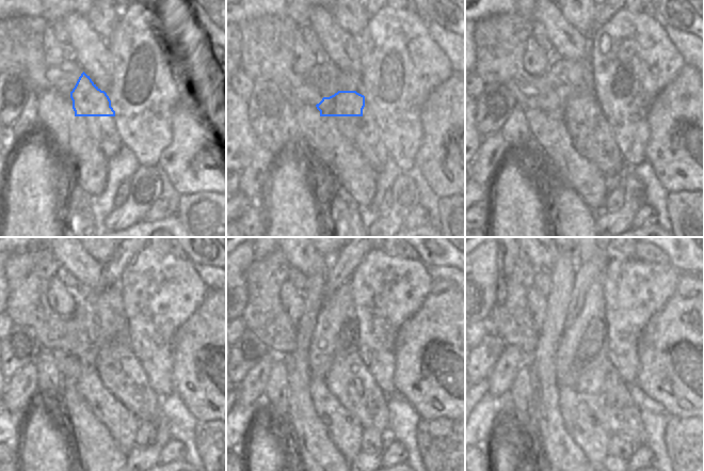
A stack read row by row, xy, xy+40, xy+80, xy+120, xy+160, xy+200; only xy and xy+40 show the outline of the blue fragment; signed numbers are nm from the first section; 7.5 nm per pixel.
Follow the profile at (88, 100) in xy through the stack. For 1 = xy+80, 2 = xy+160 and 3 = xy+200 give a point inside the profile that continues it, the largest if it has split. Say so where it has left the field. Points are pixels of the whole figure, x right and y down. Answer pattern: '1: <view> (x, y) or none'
1: xy+80 (589, 105)
2: xy+160 (351, 380)
3: xy+200 (602, 389)

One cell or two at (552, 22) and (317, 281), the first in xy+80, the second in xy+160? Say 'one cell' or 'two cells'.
two cells

